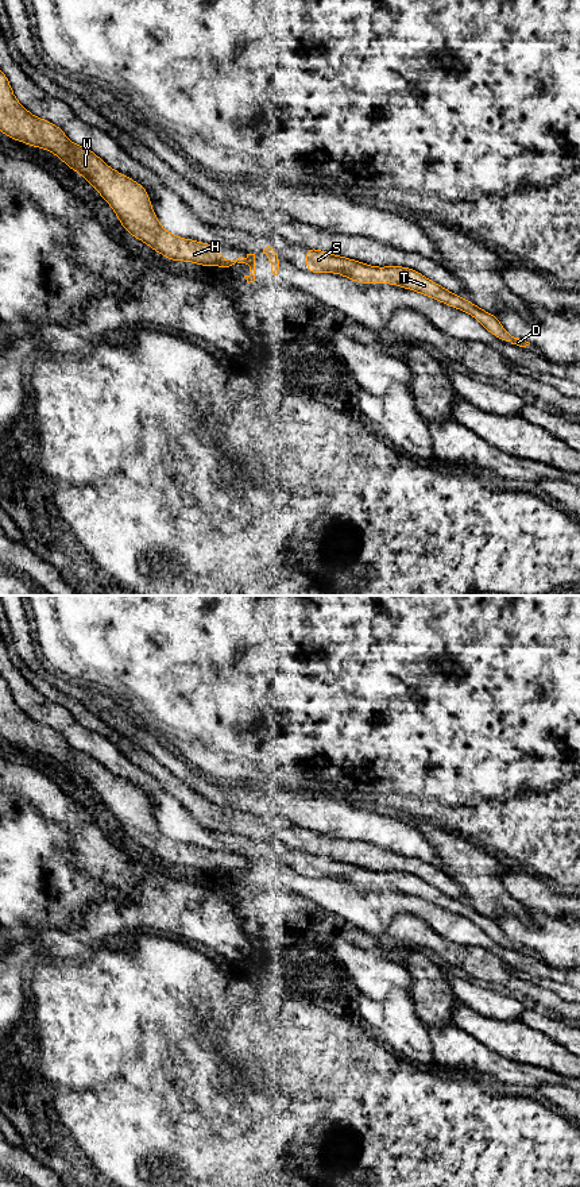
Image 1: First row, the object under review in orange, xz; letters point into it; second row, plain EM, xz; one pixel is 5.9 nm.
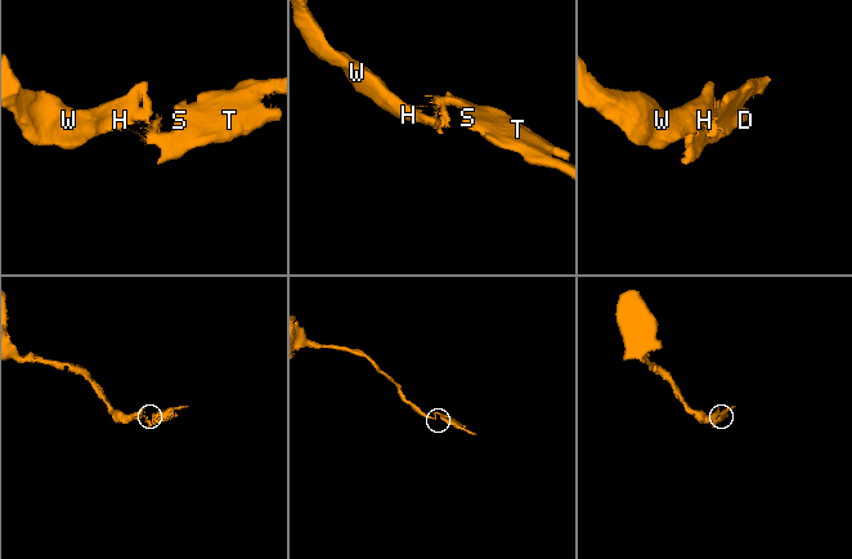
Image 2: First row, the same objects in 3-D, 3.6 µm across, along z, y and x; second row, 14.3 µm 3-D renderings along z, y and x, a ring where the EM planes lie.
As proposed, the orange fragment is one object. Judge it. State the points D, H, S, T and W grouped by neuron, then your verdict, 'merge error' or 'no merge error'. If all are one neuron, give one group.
D S T / H W | merge error

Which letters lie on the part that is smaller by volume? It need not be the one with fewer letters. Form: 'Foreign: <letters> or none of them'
Foreign: D, S, T

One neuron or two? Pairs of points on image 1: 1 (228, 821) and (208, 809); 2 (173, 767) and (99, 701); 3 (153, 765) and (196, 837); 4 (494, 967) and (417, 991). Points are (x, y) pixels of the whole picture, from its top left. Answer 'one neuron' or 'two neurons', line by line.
1: one neuron
2: one neuron
3: two neurons
4: two neurons

